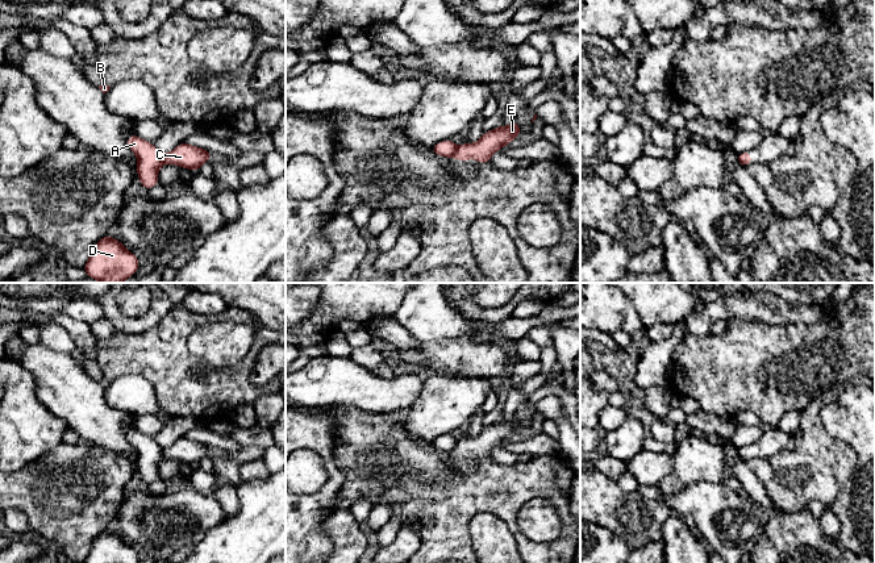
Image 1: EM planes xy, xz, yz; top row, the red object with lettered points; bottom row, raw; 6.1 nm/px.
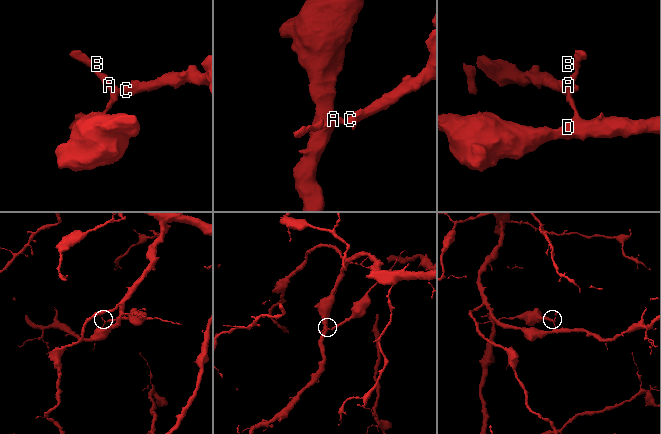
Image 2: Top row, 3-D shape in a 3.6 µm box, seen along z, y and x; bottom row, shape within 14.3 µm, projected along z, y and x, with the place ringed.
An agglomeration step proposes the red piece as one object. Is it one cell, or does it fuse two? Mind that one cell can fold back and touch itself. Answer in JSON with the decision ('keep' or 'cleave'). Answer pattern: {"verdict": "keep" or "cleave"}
{"verdict": "cleave"}

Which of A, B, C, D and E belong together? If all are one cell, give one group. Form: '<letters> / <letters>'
A B D / C E

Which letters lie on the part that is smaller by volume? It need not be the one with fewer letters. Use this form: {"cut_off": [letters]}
{"cut_off": ["C", "E"]}

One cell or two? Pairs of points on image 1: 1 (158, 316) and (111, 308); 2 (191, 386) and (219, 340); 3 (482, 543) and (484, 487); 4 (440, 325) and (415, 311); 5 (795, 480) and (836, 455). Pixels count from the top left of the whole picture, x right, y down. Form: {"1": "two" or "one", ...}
{"1": "one", "2": "two", "3": "two", "4": "one", "5": "one"}

